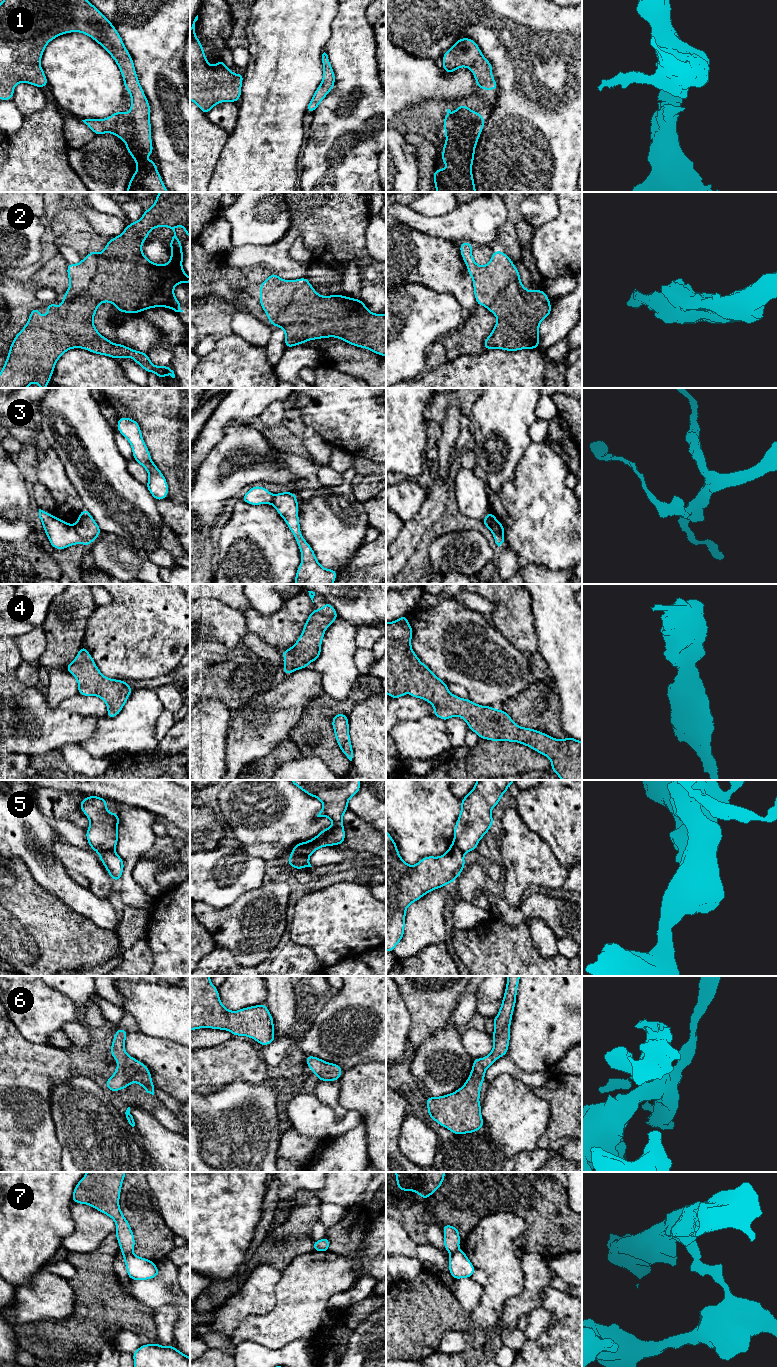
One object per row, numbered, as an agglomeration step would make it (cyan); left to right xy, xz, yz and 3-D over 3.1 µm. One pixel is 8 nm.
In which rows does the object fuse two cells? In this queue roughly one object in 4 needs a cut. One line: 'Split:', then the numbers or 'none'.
Split: 3, 5, 7

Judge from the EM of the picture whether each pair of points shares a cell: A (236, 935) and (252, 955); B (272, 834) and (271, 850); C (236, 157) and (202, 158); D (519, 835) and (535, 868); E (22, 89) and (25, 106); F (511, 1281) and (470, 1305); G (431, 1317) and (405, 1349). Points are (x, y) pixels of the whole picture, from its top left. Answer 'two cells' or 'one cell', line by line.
A: one cell
B: two cells
C: two cells
D: one cell
E: one cell
F: two cells
G: one cell

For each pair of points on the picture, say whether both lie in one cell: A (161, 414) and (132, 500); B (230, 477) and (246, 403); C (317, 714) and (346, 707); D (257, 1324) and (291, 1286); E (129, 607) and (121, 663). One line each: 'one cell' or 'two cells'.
A: two cells
B: two cells
C: one cell
D: one cell
E: one cell

